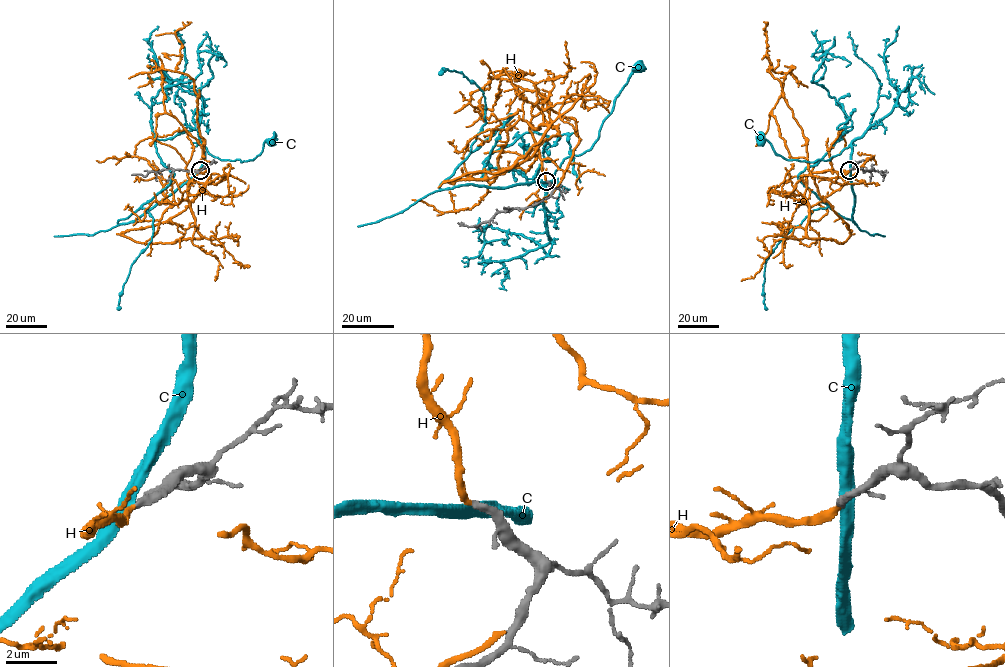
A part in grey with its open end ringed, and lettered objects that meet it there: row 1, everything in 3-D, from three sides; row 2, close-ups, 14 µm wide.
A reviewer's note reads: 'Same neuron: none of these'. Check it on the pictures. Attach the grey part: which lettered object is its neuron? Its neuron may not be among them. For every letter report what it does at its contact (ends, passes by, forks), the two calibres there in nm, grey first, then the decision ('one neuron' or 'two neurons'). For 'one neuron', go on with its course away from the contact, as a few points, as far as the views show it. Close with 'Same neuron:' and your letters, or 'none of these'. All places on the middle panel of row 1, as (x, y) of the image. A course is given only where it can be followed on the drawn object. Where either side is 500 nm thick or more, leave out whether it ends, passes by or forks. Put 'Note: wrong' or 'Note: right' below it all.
C: it passes by; calibres 300 and 400 nm; two neurons
H: it ends; calibres 300 and 260 nm; one neuron; course (546, 181), (529, 122), (546, 132), (510, 166), (444, 181), (502, 174), (558, 132), (514, 79), (529, 70)
Same neuron: H
Note: wrong

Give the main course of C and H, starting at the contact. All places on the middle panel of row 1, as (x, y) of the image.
C: (546, 181), (552, 183), (565, 158), (588, 151), (613, 109), (615, 97), (639, 66)
H: (546, 181), (529, 122), (546, 132), (510, 166), (444, 181), (502, 174), (558, 132), (514, 79), (529, 70)

